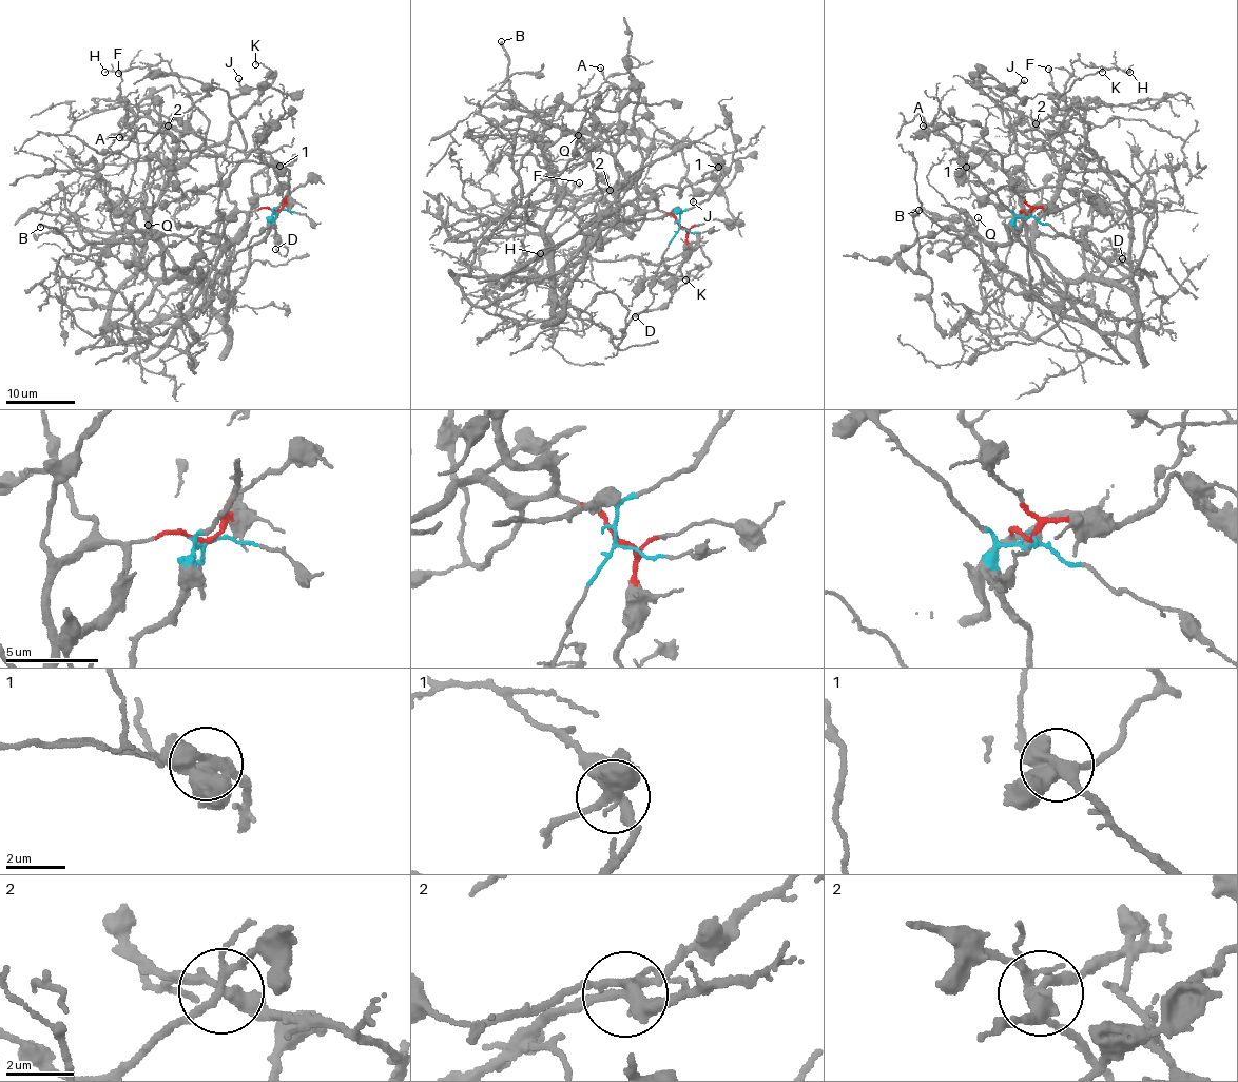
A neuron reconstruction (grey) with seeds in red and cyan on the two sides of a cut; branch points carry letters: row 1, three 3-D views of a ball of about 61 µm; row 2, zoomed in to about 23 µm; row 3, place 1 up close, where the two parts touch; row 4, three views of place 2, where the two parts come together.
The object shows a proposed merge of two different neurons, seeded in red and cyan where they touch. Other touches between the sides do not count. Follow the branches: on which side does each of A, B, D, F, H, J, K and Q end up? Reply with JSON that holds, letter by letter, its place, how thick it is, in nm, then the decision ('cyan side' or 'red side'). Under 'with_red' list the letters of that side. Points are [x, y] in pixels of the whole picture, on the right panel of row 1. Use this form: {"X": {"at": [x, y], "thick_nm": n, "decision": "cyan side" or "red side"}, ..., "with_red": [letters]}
{"A": {"at": [923, 126], "thick_nm": 200, "decision": "cyan side"}, "B": {"at": [919, 210], "thick_nm": 220, "decision": "cyan side"}, "D": {"at": [1122, 258], "thick_nm": 150, "decision": "cyan side"}, "F": {"at": [1048, 69], "thick_nm": 140, "decision": "red side"}, "H": {"at": [1129, 72], "thick_nm": 110, "decision": "red side"}, "J": {"at": [1024, 80], "thick_nm": 160, "decision": "red side"}, "K": {"at": [1102, 72], "thick_nm": 110, "decision": "red side"}, "Q": {"at": [978, 217], "thick_nm": 90, "decision": "cyan side"}, "with_red": ["F", "H", "J", "K"]}

